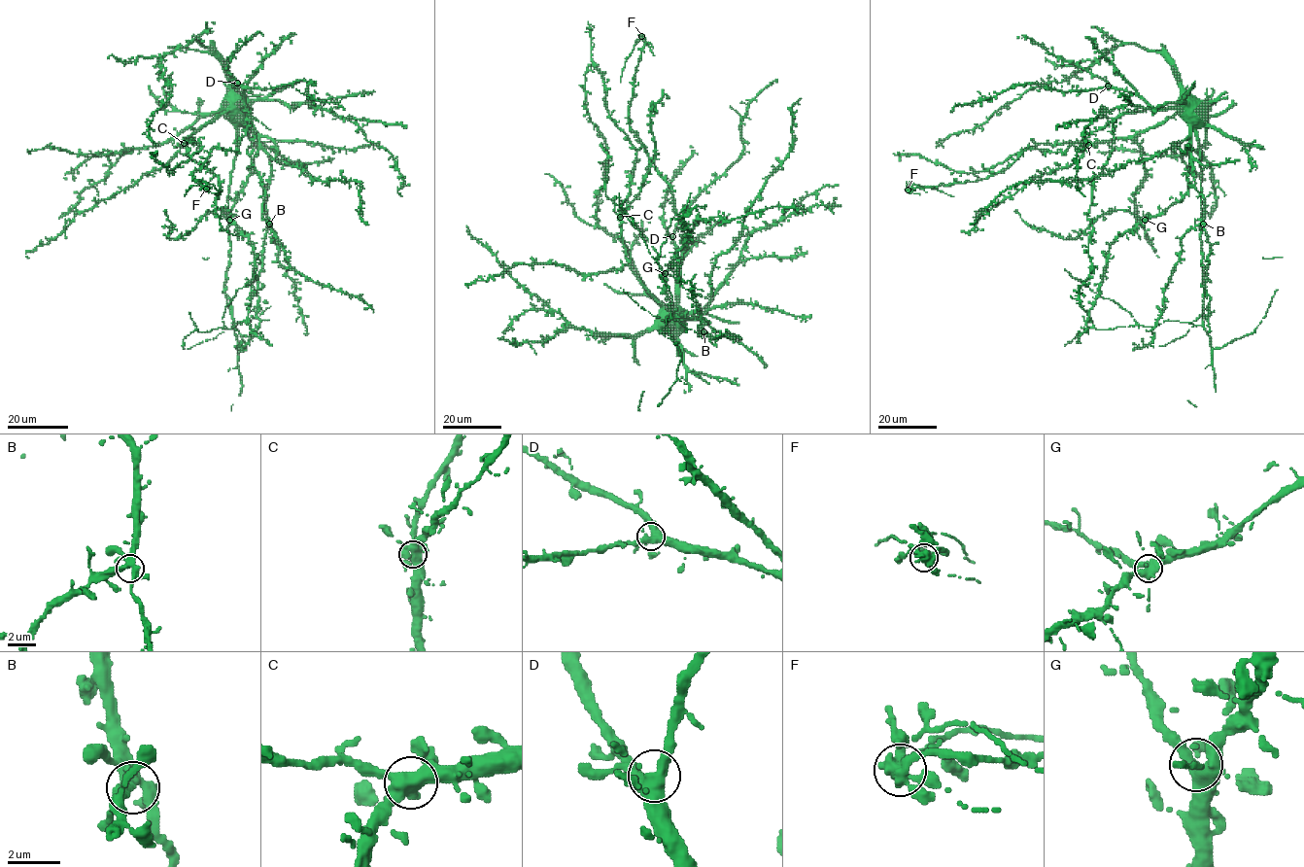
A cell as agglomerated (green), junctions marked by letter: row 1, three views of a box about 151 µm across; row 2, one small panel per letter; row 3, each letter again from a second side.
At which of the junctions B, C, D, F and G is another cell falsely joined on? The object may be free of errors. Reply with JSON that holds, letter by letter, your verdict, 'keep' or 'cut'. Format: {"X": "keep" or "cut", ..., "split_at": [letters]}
{"B": "keep", "C": "keep", "D": "keep", "F": "cut", "G": "keep", "split_at": ["F"]}

